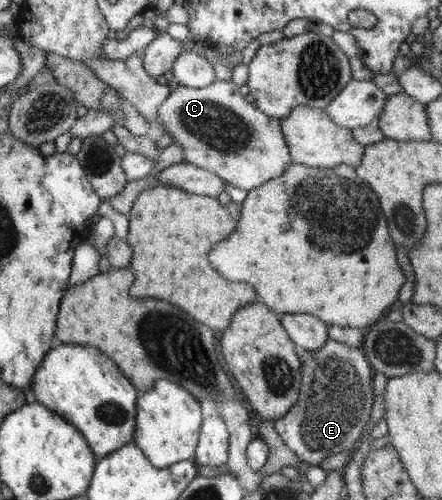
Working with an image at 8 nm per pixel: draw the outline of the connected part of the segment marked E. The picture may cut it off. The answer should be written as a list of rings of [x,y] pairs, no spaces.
[[[329,339],[317,350],[307,350],[295,345],[295,352],[302,362],[302,379],[298,399],[281,417],[273,421],[273,426],[281,440],[295,454],[299,461],[309,465],[321,465],[328,456],[349,450],[357,445],[357,438],[363,432],[363,427],[369,422],[374,394],[372,391],[373,368],[360,347],[349,346]]]

